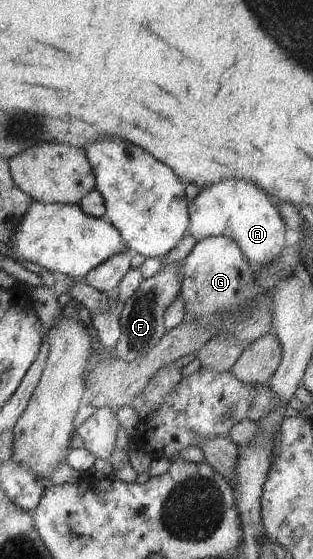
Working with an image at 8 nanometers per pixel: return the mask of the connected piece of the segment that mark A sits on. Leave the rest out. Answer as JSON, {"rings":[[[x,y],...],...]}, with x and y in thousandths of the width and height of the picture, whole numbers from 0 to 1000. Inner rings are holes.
{"rings":[[[725,320],[636,338],[597,367],[604,404],[597,415],[623,429],[671,419],[719,420],[741,426],[799,469],[808,481],[834,472],[882,465],[901,453],[911,408],[898,397],[872,354],[866,365],[853,351],[808,327],[776,320]]]}

